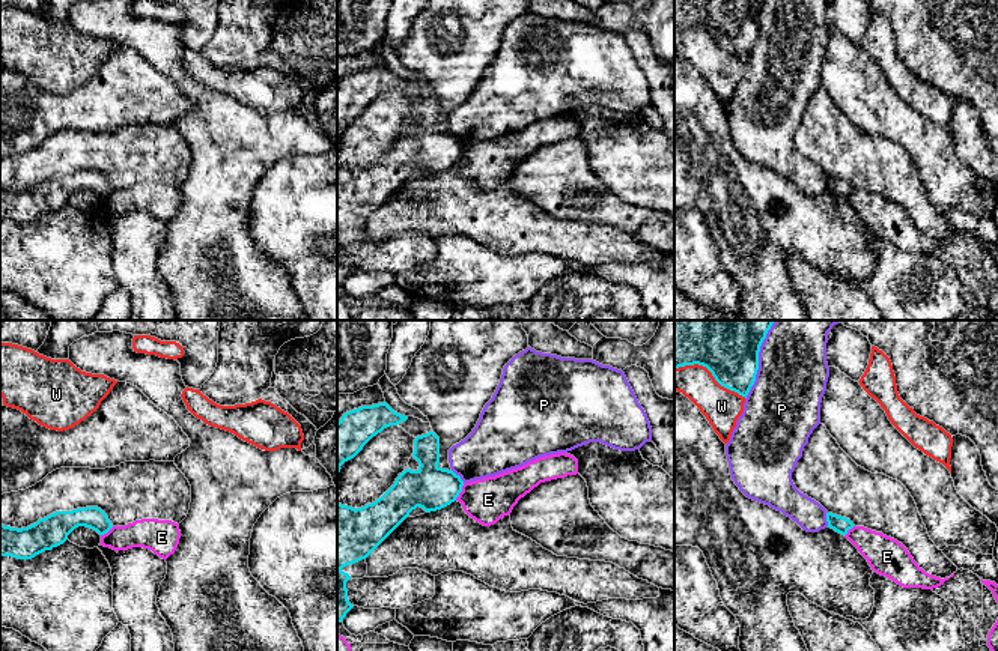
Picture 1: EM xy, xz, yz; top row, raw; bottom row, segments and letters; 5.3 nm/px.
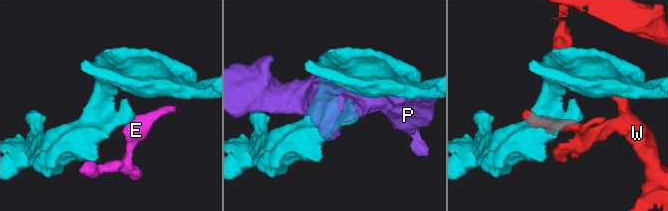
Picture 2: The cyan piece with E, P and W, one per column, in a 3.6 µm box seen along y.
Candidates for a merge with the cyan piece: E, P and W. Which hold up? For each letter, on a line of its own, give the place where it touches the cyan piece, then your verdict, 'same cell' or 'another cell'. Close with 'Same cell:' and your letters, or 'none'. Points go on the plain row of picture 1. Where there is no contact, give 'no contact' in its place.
E: xz (461, 154) | another cell
P: yz (757, 32) | another cell
W: yz (711, 35) | another cell
Same cell: none

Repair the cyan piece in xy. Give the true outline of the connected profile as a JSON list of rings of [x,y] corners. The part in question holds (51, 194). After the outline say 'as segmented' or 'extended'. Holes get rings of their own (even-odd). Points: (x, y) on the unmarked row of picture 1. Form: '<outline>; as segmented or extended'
[[[98,170],[56,174],[27,191],[0,188],[0,220],[32,223],[36,218],[63,207],[78,189],[107,197],[113,188]]]; as segmented

